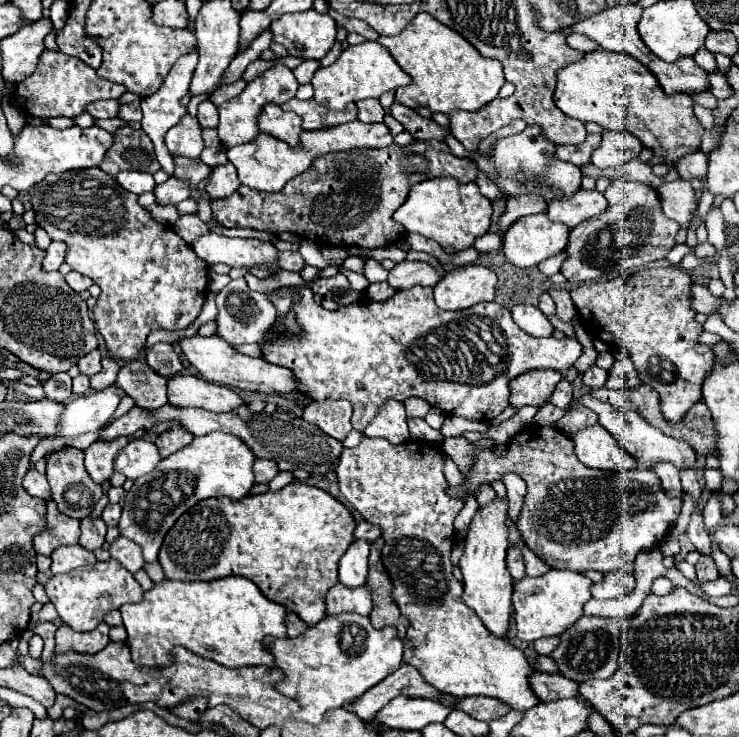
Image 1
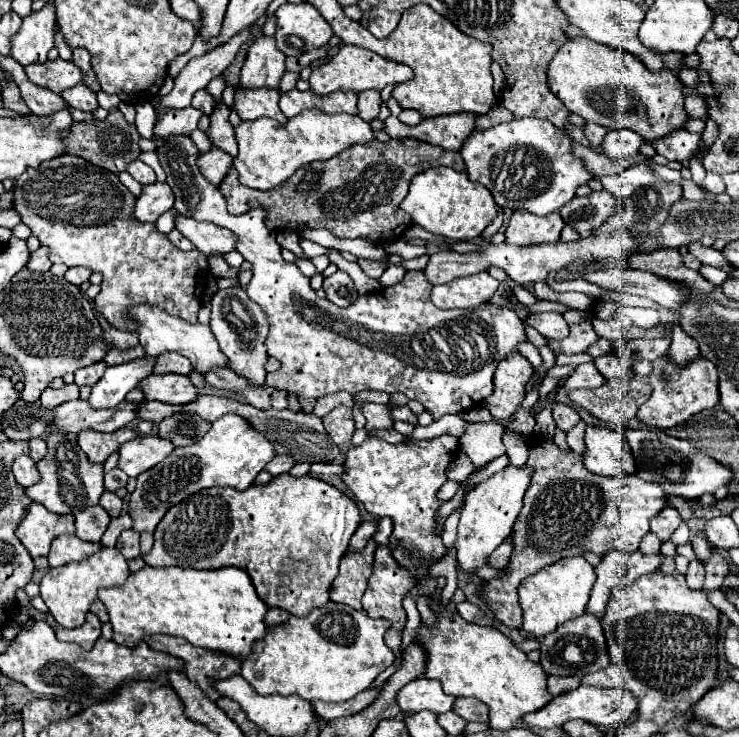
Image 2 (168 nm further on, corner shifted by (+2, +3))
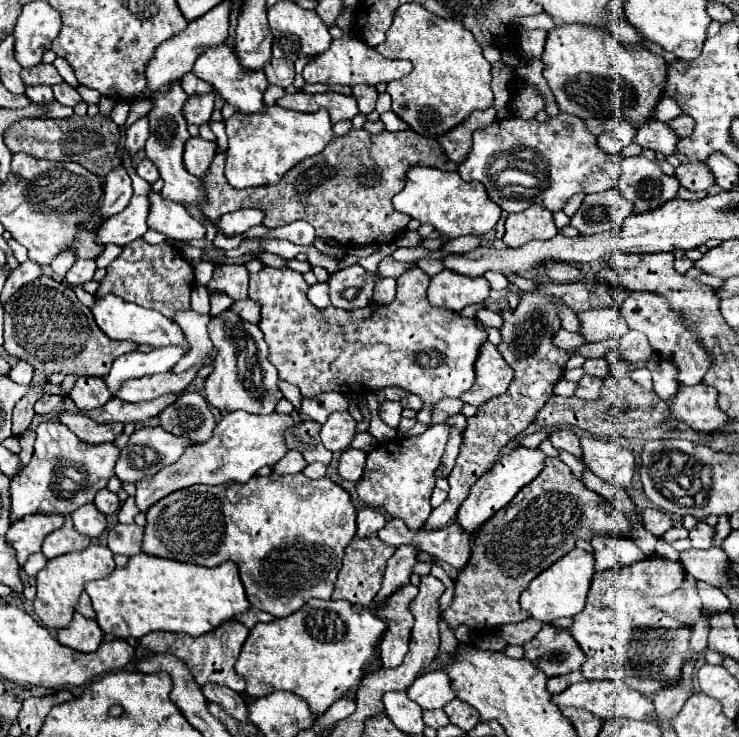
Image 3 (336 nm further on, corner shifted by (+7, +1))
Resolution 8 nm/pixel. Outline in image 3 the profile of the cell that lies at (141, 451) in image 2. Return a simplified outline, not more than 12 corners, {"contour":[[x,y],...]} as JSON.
{"contour":[[142,427],[120,451],[116,475],[138,483],[184,453],[188,439]]}

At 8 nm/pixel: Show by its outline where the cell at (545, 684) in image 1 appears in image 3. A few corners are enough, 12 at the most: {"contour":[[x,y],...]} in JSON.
{"contour":[[580,671],[550,677],[548,689],[552,695],[562,693],[574,683],[584,681]]}

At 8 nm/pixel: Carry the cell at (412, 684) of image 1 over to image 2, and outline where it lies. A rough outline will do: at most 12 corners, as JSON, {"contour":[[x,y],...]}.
{"contour":[[365,689],[341,703],[311,701],[315,717],[333,721],[363,711],[379,689]]}

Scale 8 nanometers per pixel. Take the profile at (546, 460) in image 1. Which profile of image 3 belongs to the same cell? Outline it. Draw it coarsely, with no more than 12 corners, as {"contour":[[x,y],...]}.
{"contour":[[560,459],[478,531],[444,619],[524,621],[518,597],[630,517]]}

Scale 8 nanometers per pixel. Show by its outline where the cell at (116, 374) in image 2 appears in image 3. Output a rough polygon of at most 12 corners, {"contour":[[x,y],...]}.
{"contour":[[180,347],[126,353],[104,379],[110,395],[124,381],[172,371]]}

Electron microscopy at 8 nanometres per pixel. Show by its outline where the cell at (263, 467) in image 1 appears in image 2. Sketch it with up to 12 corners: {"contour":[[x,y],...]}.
{"contour":[[277,455],[265,465],[271,475],[289,473],[295,459],[289,455]]}

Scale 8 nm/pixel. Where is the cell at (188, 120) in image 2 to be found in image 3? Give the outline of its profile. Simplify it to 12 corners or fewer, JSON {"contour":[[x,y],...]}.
{"contour":[[214,93],[190,97],[182,115],[188,123],[208,123]]}

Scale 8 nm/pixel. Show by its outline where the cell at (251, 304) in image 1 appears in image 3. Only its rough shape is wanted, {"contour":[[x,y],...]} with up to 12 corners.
{"contour":[[210,317],[206,401],[272,413],[278,371],[256,323]]}

